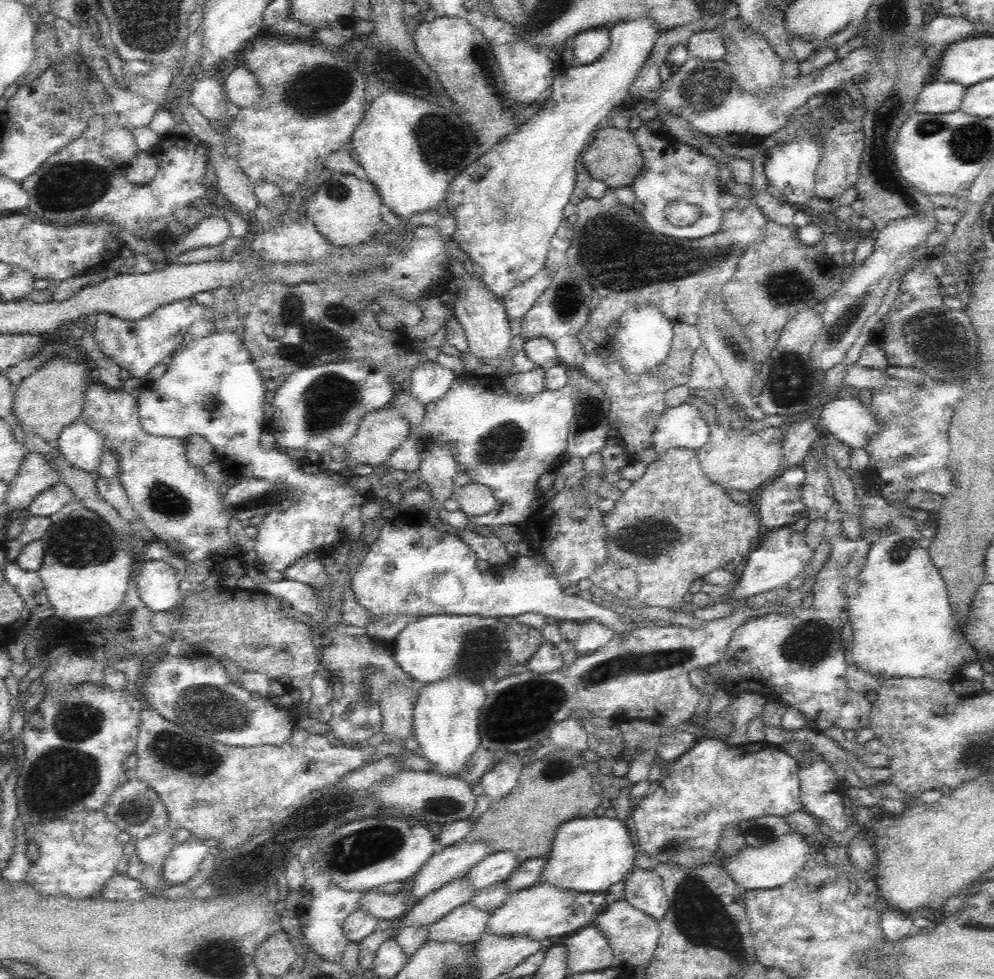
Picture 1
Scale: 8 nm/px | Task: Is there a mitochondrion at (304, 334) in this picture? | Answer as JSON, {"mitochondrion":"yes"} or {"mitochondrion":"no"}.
{"mitochondrion":"yes"}

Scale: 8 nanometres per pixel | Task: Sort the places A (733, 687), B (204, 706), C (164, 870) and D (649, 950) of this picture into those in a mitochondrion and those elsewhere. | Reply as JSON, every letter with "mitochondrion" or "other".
{"A":"other","B":"mitochondrion","C":"other","D":"other"}

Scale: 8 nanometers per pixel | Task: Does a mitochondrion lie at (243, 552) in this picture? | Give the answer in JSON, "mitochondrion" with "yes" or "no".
{"mitochondrion":"no"}

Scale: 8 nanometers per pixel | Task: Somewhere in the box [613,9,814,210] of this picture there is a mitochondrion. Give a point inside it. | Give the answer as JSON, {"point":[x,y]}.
{"point":[704,89]}

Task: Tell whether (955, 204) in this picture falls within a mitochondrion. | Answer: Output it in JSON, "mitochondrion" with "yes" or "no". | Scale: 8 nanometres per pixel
{"mitochondrion":"no"}

